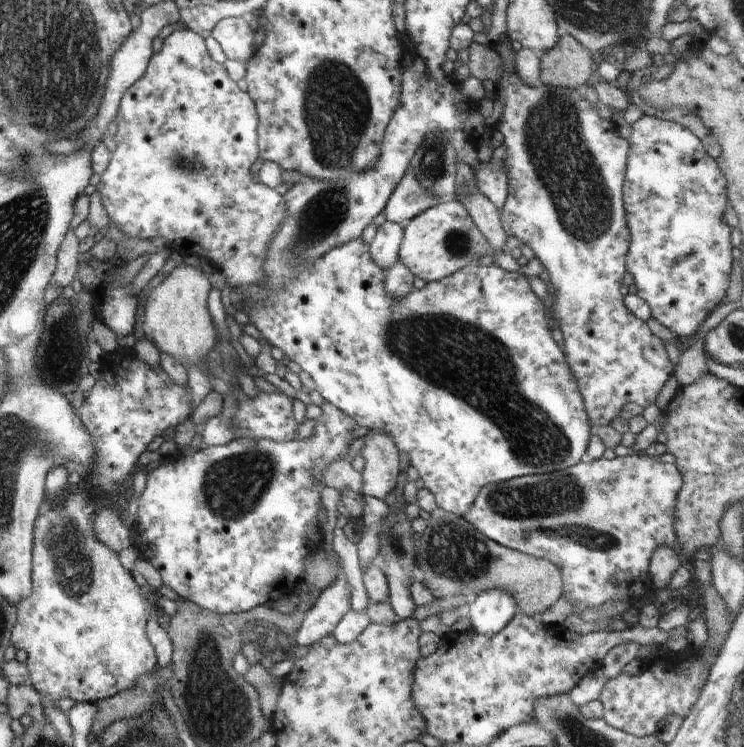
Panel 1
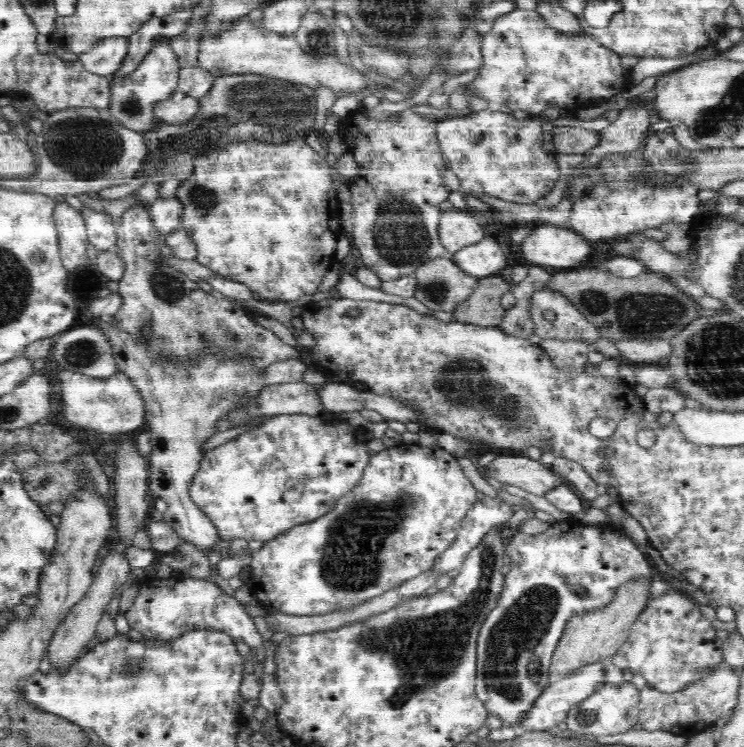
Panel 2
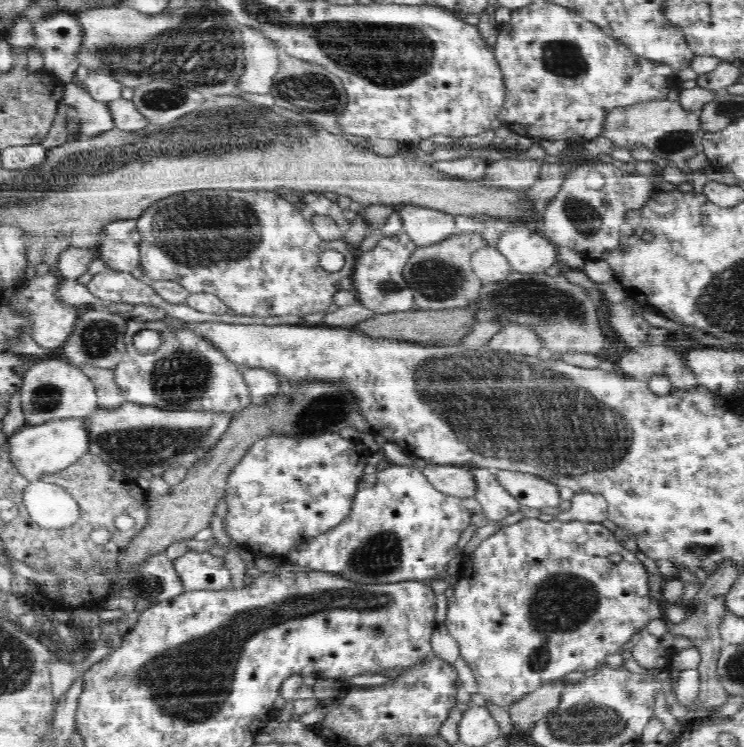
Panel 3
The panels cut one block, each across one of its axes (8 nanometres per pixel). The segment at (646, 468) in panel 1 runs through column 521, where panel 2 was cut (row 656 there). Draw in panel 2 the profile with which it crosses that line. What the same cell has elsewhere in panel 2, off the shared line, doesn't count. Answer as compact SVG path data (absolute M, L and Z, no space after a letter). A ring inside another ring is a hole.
M560 520L544 532L534 535L514 530L506 544L505 554L510 571L502 584L498 604L482 622L477 639L475 694L485 704L488 712L498 716L504 725L515 725L524 720L526 712L550 685L551 658L570 618L610 604L621 584L638 577L648 577L651 584L654 576L650 573L650 564L641 548L623 532L604 523Z

